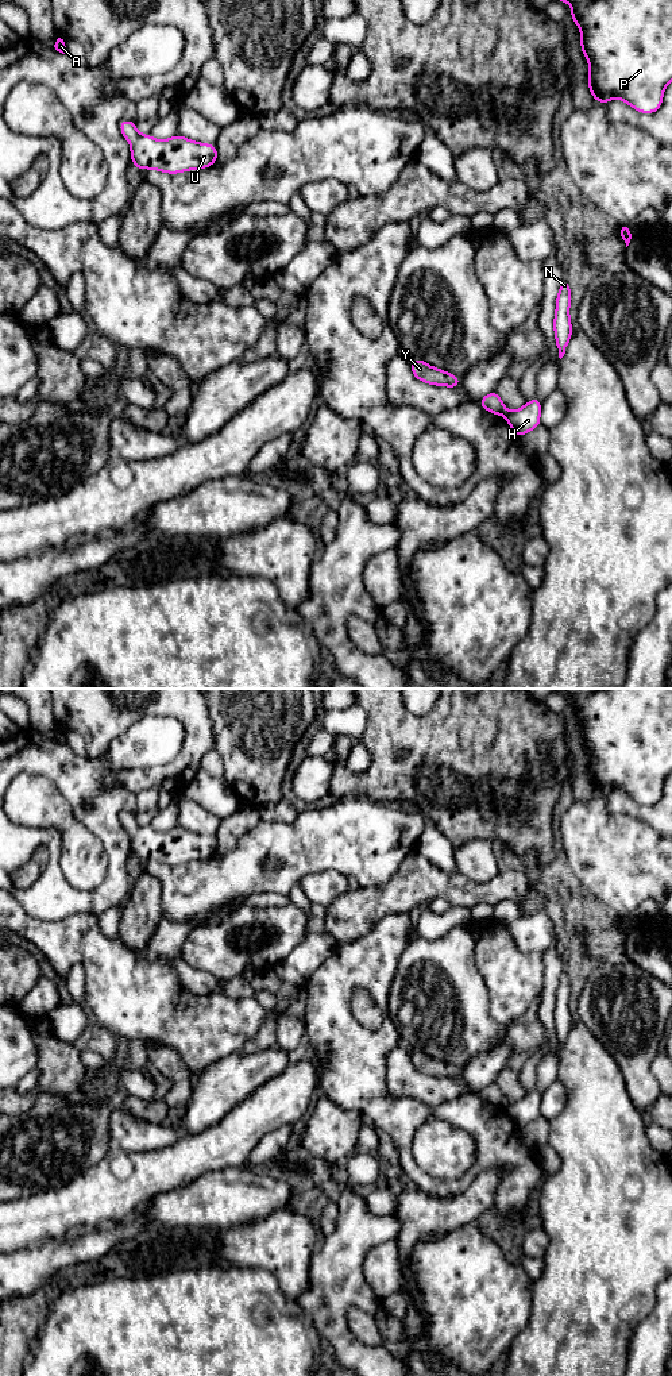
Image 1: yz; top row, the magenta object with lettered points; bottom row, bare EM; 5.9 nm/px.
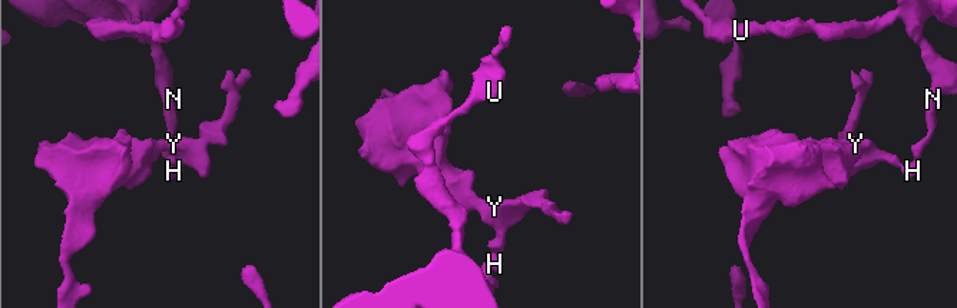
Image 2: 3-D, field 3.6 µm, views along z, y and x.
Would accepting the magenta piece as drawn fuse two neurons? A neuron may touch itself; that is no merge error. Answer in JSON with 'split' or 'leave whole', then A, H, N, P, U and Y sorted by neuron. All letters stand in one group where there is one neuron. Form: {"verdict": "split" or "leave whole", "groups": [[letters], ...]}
{"verdict": "split", "groups": [["A", "H", "N", "P", "U"], ["Y"]]}

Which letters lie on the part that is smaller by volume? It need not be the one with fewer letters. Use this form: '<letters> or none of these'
Y

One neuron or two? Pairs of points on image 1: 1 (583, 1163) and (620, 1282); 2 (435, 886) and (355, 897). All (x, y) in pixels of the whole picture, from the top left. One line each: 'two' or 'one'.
1: one
2: one

